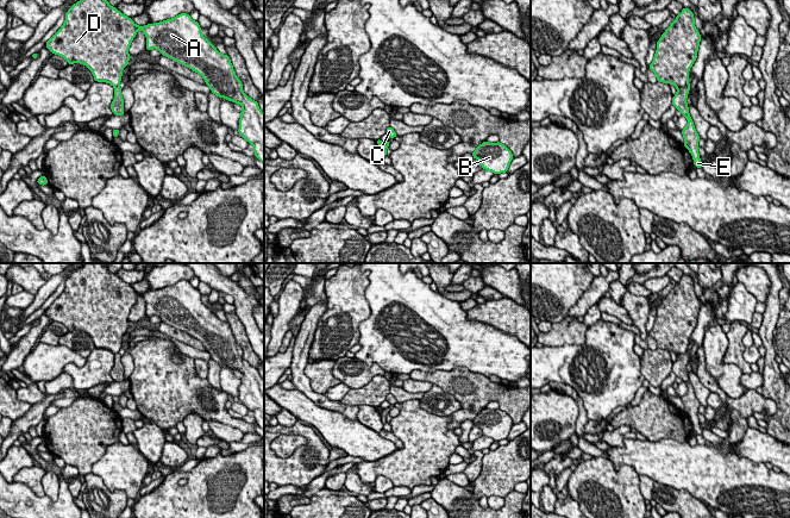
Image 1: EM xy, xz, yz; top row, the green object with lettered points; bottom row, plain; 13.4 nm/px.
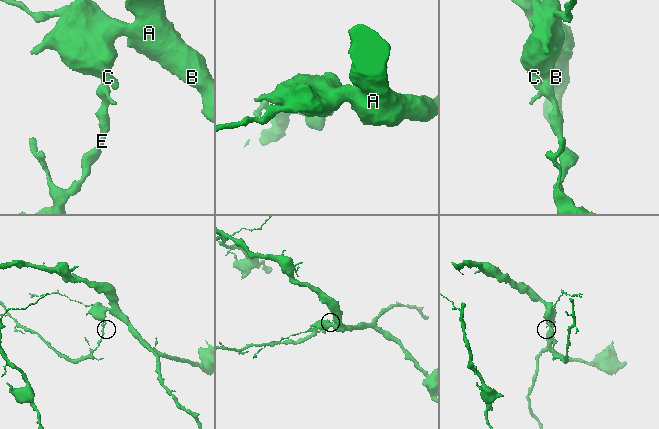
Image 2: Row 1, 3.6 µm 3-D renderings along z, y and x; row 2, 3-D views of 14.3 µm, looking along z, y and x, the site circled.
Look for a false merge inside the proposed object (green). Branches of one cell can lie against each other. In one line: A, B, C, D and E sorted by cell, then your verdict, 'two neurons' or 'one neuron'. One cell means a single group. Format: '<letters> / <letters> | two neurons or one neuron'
A B C D / E | two neurons

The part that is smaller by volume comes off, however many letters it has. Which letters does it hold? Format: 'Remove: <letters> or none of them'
Remove: E

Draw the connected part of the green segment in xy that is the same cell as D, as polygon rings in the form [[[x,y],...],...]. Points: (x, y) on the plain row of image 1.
[[[86,263],[68,276],[64,291],[46,308],[46,314],[52,320],[62,323],[68,331],[84,331],[93,339],[95,348],[107,349],[115,355],[121,348],[123,336],[130,327],[130,311],[139,297],[146,302],[146,317],[157,316],[163,323],[188,333],[203,344],[213,361],[243,374],[238,399],[253,412],[255,423],[264,430],[264,380],[258,369],[243,358],[243,350],[237,344],[230,324],[220,320],[202,302],[199,289],[194,288],[189,281],[181,280],[173,286],[138,293],[131,285],[112,274],[106,266]]]

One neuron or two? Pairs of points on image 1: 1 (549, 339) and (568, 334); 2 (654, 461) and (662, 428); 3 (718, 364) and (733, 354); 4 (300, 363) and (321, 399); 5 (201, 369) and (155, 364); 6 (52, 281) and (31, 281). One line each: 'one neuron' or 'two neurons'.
1: one neuron
2: two neurons
3: two neurons
4: one neuron
5: two neurons
6: two neurons

